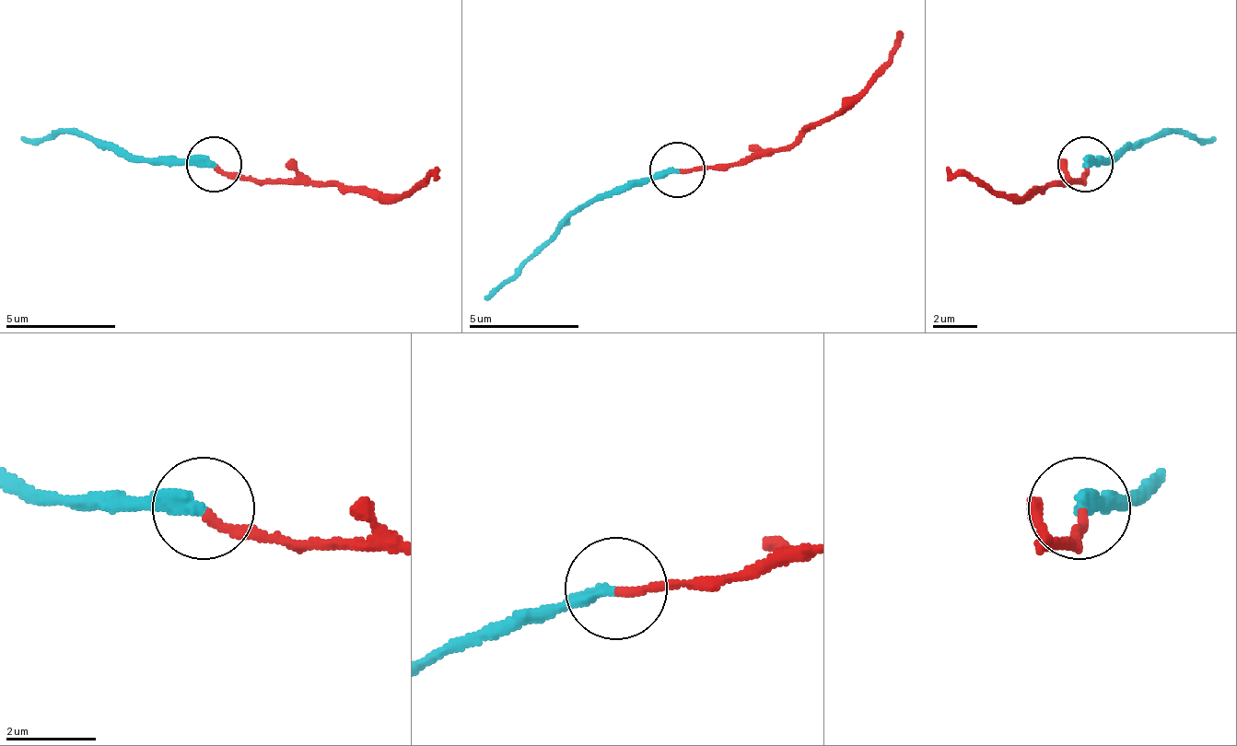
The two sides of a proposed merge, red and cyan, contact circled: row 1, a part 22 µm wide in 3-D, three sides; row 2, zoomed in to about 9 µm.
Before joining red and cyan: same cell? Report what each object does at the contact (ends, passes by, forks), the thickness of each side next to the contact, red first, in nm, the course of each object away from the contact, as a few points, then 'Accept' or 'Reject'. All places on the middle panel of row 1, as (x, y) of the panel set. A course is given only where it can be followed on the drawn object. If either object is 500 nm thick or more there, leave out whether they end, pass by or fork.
At the ring red ends. At the ring cyan ends. Thickness 190 nm (red) against 320 nm. Course of red: (679, 170), (722, 166), (794, 149), (866, 83), (904, 33). Course of cyan: (679, 170), (596, 192), (485, 297). Accept

